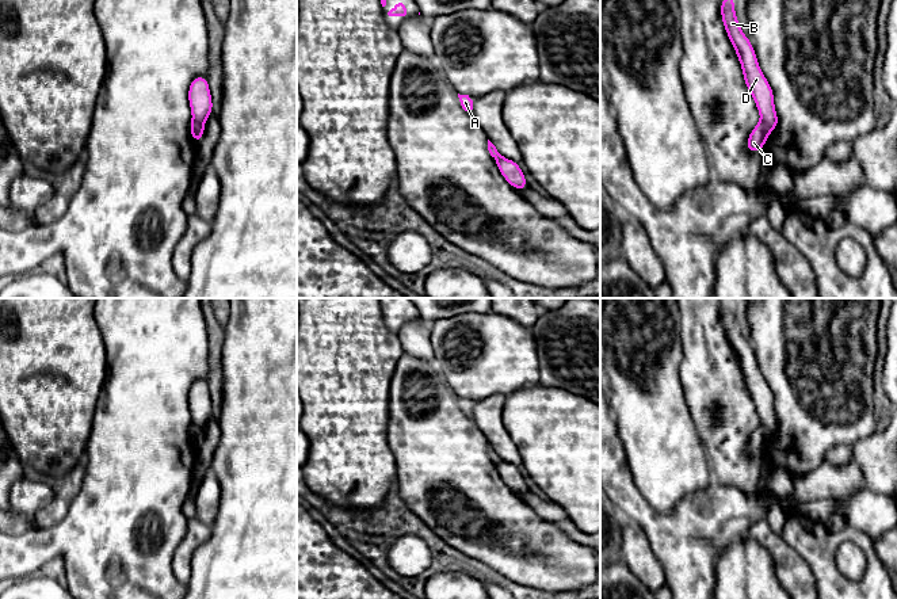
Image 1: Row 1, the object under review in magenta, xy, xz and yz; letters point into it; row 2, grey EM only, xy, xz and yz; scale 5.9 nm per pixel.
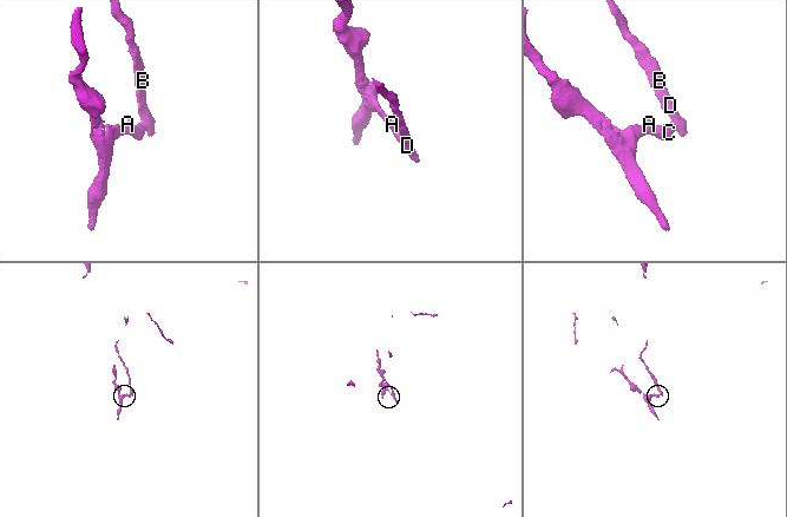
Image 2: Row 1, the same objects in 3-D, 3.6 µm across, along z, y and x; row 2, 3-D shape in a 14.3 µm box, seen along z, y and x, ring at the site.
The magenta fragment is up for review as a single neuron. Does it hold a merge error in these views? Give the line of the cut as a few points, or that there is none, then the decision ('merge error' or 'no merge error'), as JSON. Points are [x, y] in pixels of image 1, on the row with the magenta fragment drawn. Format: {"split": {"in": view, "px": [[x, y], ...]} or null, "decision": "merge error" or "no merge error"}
{"split": {"in": "yz", "px": [[762, 119], [768, 133]]}, "decision": "merge error"}

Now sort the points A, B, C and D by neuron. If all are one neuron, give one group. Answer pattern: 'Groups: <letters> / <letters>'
Groups: A C / B D

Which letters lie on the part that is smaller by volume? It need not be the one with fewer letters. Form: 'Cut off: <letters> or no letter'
Cut off: B, D

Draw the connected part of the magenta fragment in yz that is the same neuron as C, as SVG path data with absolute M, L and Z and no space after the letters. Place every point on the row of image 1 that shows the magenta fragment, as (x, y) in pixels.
M760 121L752 130L747 141L747 149L751 153L760 152L768 138L768 131L763 121Z

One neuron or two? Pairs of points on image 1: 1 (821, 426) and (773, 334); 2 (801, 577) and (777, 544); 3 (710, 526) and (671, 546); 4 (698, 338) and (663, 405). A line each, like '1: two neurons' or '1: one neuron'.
1: one neuron
2: one neuron
3: one neuron
4: two neurons

